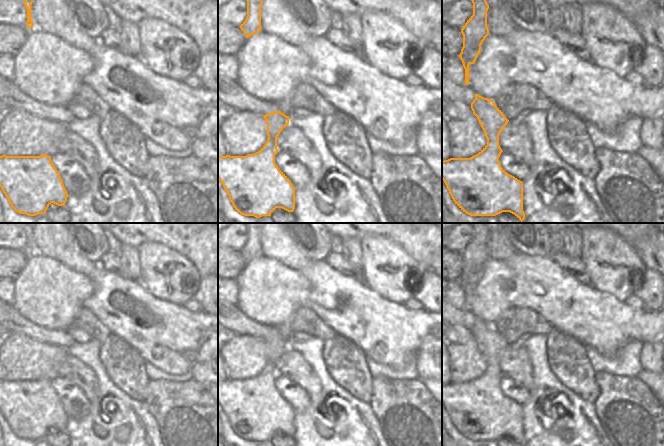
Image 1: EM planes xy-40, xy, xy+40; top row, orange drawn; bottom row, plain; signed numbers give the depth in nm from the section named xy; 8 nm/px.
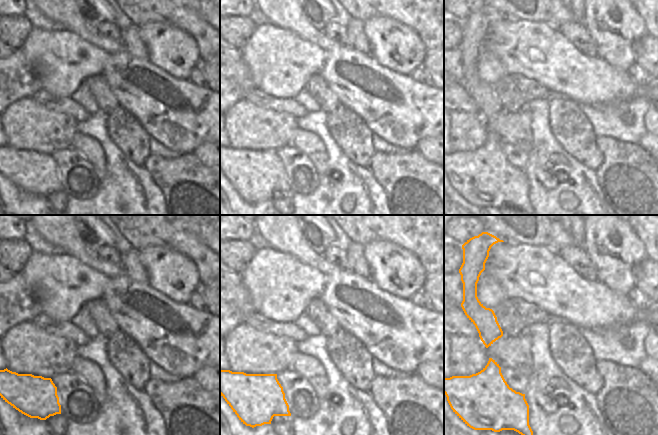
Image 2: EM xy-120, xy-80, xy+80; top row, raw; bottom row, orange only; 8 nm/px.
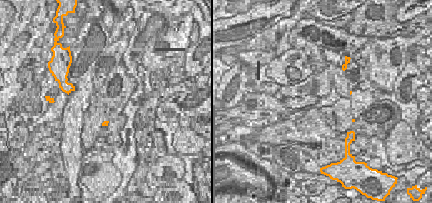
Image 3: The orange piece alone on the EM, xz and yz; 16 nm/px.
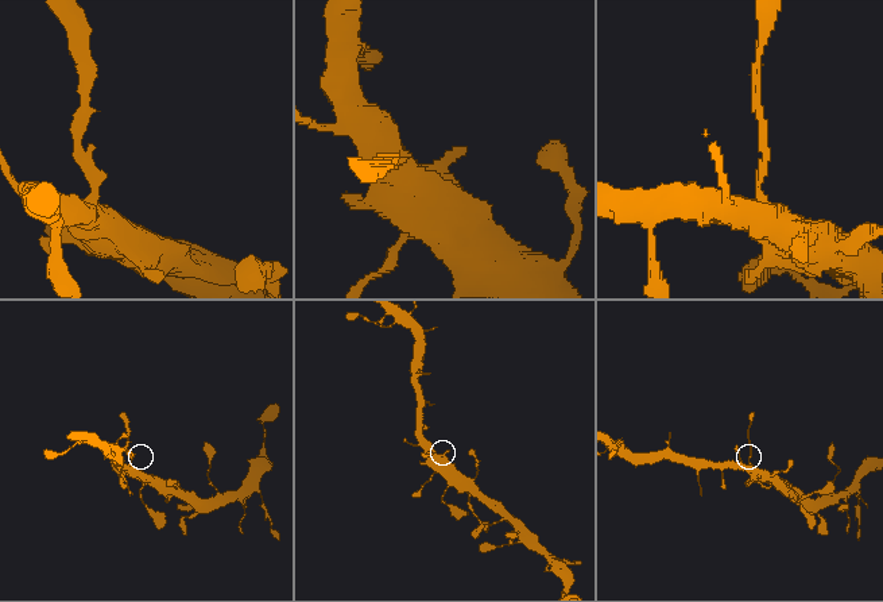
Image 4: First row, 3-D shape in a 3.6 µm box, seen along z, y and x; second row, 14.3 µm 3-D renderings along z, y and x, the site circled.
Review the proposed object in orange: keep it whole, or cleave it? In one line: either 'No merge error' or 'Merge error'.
No merge error.

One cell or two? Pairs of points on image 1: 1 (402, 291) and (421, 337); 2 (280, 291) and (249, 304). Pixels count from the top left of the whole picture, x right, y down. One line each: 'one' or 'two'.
1: two
2: one

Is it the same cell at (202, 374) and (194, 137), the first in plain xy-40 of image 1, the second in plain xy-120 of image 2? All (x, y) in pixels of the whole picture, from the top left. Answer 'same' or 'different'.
different

